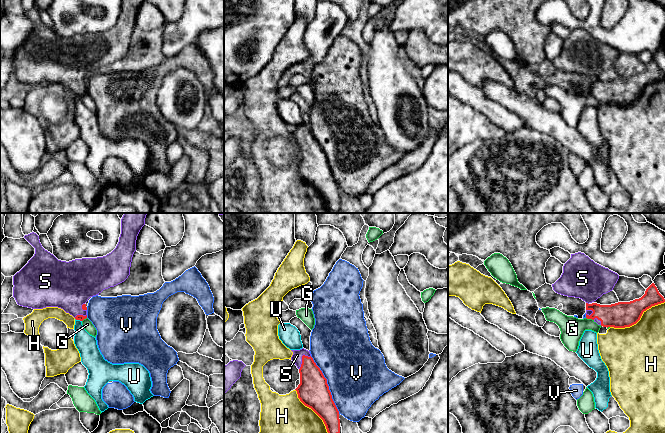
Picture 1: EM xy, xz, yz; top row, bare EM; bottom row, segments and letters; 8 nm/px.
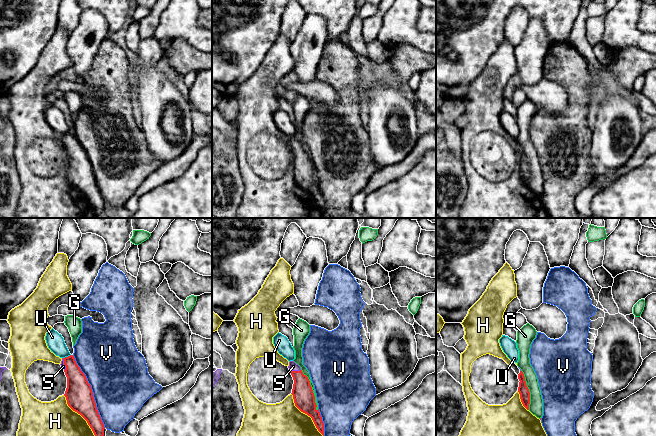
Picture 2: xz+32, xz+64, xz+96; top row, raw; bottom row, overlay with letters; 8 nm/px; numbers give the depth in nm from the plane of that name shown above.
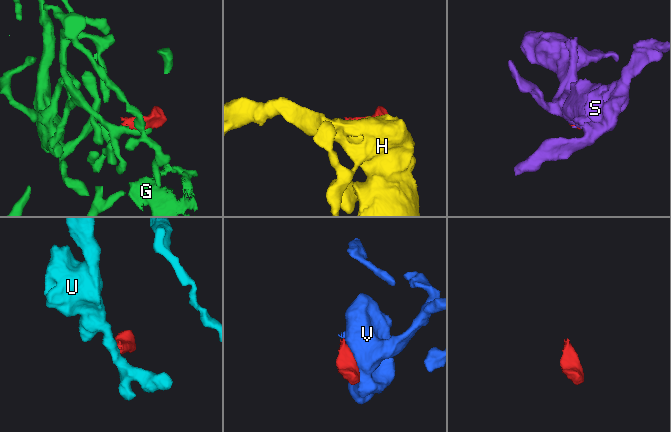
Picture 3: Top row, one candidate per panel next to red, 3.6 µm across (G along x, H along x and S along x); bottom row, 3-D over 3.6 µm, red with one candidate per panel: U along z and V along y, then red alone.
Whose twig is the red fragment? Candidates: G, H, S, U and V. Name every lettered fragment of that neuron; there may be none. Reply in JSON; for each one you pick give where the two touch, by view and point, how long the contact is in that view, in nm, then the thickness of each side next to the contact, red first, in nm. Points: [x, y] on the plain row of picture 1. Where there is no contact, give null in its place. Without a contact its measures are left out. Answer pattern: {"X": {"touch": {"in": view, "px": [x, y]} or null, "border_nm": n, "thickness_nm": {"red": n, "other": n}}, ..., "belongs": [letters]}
{"S": {"touch": {"in": "xz", "px": [302, 135]}, "border_nm": 150, "thickness_nm": {"red": 240, "other": 80}}, "belongs": ["S"]}

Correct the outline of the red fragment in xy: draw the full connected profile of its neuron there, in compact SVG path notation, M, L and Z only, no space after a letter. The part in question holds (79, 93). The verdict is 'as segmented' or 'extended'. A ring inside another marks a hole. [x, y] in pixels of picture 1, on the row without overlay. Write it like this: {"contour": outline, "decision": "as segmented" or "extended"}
{"contour": "M121 0L121 10L116 24L97 34L75 35L69 38L58 36L45 26L39 12L32 8L24 14L35 24L34 32L13 52L13 73L18 81L32 85L58 83L76 96L87 94L86 78L103 66L124 58L130 51L132 33L136 27L137 12L145 0Z", "decision": "extended"}

